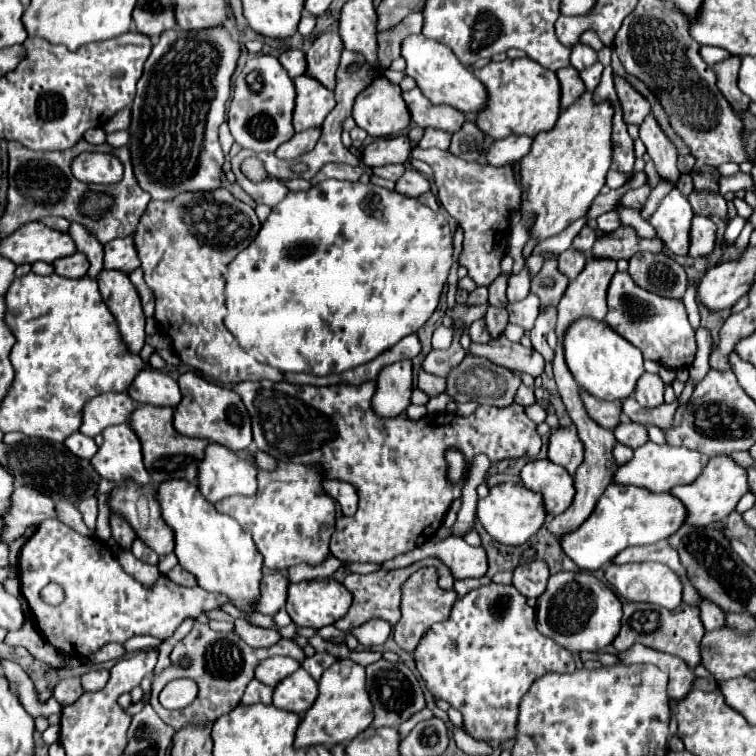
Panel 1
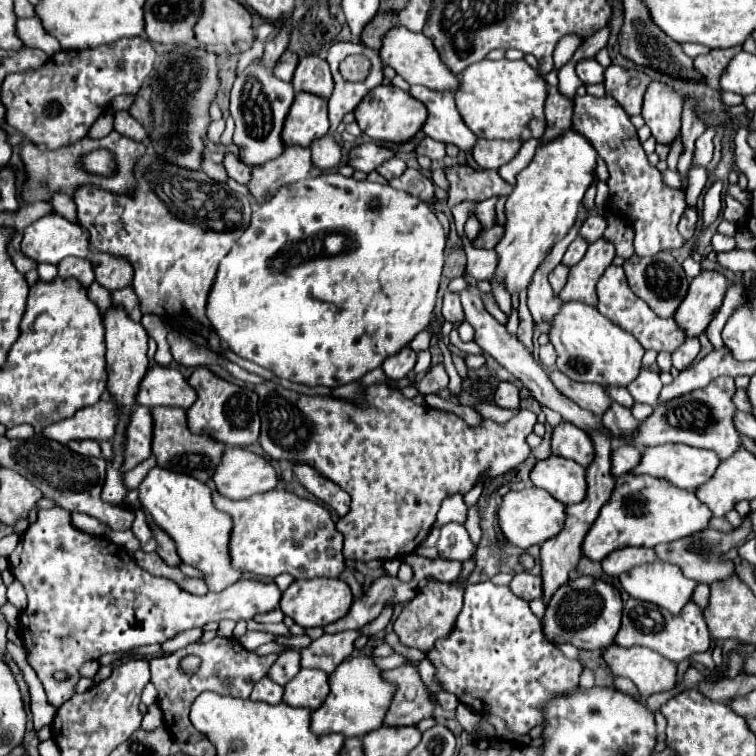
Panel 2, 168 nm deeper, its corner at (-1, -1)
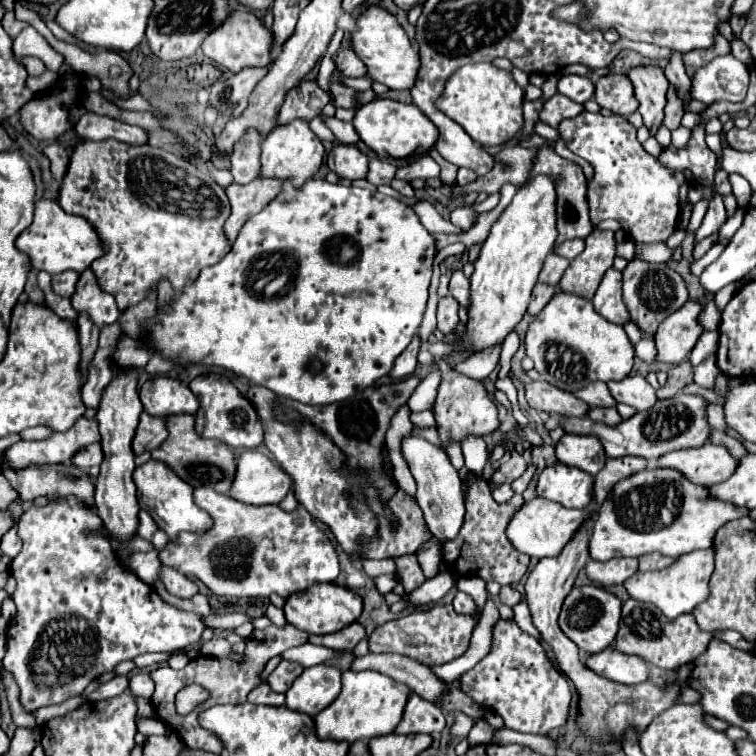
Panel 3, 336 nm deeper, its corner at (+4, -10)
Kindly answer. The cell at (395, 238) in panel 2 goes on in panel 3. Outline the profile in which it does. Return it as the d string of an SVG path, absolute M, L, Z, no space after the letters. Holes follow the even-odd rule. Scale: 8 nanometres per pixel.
M309 180L309 182L305 182L305 186L301 190L293 190L293 188L281 190L259 214L249 218L245 222L245 226L241 228L233 248L219 264L201 270L199 276L193 282L189 282L183 288L183 292L163 312L157 312L153 318L147 318L141 324L139 342L151 354L159 352L163 358L171 360L173 364L219 366L219 368L235 372L237 376L245 376L249 382L269 388L277 396L285 396L289 400L297 400L303 404L319 404L319 406L335 404L335 402L355 396L357 392L365 390L379 378L387 376L389 370L393 368L395 358L407 348L407 344L411 342L413 334L417 332L417 328L423 320L423 312L425 312L425 304L427 304L427 290L429 290L429 282L431 282L431 274L433 274L433 258L435 258L433 236L419 222L417 214L401 200L383 196L381 192L361 190L355 186L329 184L327 180ZM333 238L341 238L341 240L353 244L357 250L357 256L345 264L327 262L325 254L329 254L327 246Z

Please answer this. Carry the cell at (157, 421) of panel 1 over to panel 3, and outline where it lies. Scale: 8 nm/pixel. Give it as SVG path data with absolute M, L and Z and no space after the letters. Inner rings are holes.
M175 414L167 418L169 426L169 438L155 448L151 454L153 458L169 464L179 478L183 478L193 488L199 486L213 486L217 492L229 492L235 470L237 470L237 454L217 440L207 440L197 434L195 430L195 416L193 414Z

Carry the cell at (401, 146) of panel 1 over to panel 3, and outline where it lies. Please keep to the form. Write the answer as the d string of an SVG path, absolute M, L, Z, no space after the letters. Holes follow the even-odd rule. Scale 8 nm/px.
M337 144L327 154L327 166L339 178L347 178L347 180L365 178L367 176L367 164L369 164L369 158L363 152L359 152L357 146Z

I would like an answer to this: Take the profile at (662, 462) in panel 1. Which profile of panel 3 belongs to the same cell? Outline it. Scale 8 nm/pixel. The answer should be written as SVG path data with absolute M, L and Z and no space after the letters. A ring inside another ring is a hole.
M705 442L697 448L675 450L661 456L655 466L657 468L675 468L681 470L689 480L701 482L703 486L713 486L729 478L735 472L739 460L731 456L725 446Z

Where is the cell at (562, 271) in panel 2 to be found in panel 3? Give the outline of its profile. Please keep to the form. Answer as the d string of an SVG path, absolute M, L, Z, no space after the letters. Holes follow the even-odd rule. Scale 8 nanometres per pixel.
M537 284L535 288L533 288L533 296L531 296L531 304L529 304L529 314L531 316L537 316L539 312L541 312L541 308L549 302L549 298L553 296L553 292L555 292L557 288L553 288L553 286L545 286L545 284Z

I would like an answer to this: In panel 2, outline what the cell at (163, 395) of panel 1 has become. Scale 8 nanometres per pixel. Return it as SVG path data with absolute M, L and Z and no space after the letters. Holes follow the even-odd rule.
M154 365L144 375L136 403L144 407L182 407L188 409L196 401L194 389L186 383L182 373L174 367L160 367Z

